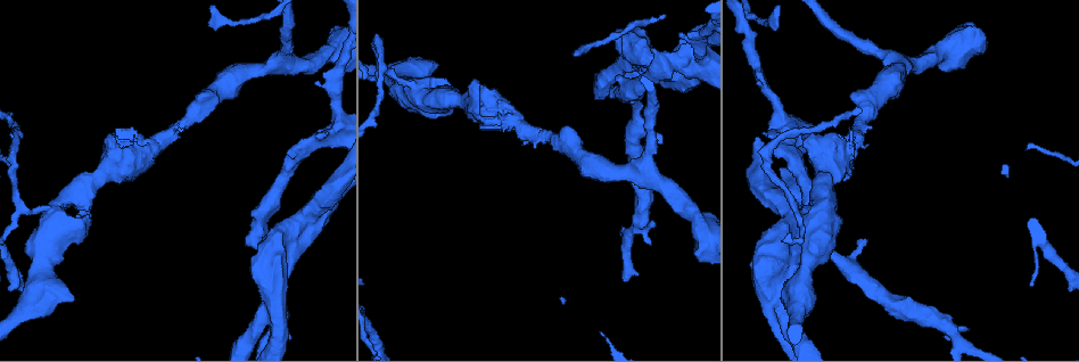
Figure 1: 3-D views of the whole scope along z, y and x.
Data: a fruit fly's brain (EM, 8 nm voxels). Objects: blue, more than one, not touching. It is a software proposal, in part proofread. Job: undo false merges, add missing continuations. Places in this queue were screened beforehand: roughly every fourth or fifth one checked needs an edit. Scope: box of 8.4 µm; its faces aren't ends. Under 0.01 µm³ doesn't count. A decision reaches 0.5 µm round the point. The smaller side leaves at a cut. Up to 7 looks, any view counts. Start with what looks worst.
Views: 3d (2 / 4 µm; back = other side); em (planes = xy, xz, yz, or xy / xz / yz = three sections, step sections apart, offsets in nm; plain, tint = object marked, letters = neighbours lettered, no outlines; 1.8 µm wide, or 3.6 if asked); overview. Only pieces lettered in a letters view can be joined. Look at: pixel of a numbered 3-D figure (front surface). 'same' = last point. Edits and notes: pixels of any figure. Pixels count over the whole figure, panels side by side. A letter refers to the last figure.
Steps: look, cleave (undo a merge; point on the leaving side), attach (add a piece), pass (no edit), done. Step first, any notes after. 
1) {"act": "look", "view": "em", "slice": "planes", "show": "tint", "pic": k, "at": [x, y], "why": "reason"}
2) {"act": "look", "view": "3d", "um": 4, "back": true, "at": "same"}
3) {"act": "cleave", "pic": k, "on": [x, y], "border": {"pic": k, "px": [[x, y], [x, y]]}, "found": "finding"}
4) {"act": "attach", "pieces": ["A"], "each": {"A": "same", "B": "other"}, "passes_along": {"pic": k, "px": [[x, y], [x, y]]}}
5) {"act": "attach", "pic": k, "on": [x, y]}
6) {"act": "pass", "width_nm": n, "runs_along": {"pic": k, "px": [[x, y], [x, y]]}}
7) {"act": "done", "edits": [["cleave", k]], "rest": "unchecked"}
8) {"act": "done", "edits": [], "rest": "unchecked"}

{"act": "look", "view": "em", "slice": "planes", "show": "letters", "pic": 1, "at": [662, 144], "why": "free end"}

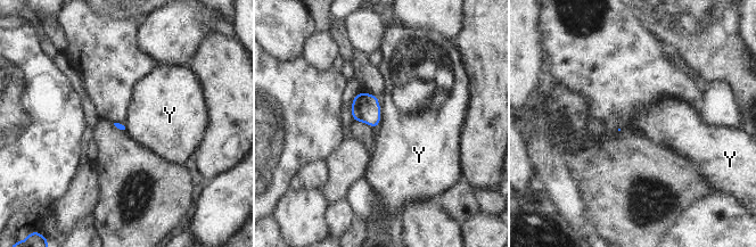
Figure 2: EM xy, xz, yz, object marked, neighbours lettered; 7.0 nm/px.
{"act": "pass", "each": {"Y": "other"}, "border": {"pic": 2, "px": [[381, 107], [378, 125]]}, "found": "none of them fits"}

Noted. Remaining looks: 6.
{"act": "look", "view": "3d", "um": 2, "back": true, "pic": 1, "at": [965, 329], "why": "stops while still wide"}

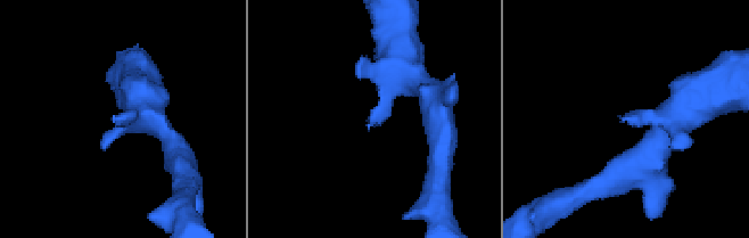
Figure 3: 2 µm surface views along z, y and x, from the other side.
{"act": "look", "view": "em", "slice": "planes", "show": "letters", "pic": 3, "at": [370, 124]}

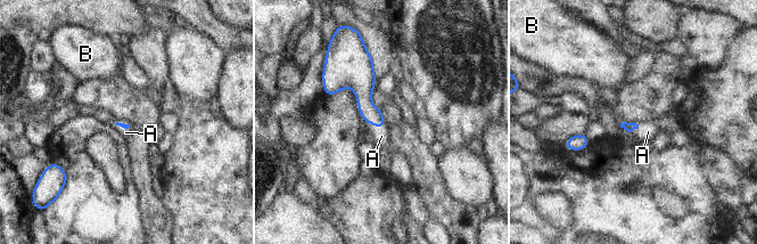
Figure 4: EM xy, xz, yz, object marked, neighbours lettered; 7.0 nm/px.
{"act": "attach", "pieces": ["A"], "longest_contact_nm": ["A", 170], "each": {"A": "same", "B": "other"}, "found": "the neuron continues"}

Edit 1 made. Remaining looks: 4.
{"act": "look", "view": "overview", "why": "see it whole again"}

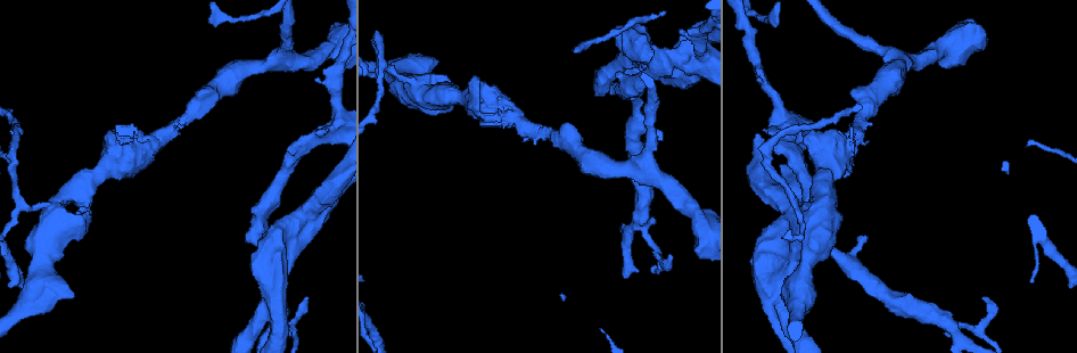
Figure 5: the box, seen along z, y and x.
{"act": "look", "view": "em", "um": 3.6, "slice": "xz", "step": 8, "show": "tint", "pic": 5, "at": [777, 298], "why": "three arms meet"}

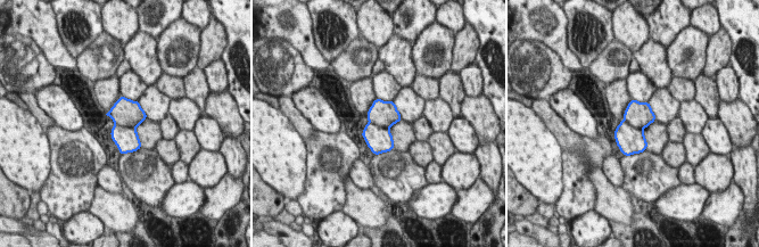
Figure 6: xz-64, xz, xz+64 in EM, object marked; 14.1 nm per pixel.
{"act": "look", "view": "em", "um": 3.6, "slice": "xz", "step": 8, "show": "letters", "at": "same", "why": "see the neighbours"}

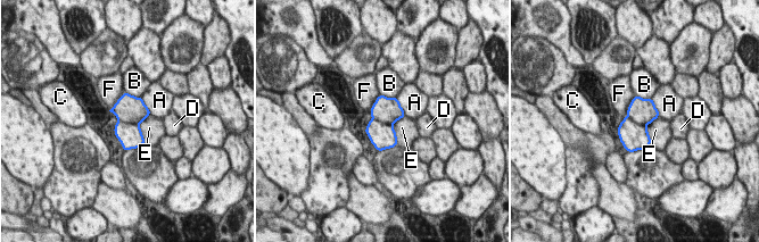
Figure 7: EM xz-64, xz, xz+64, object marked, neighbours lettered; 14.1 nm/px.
{"act": "cleave", "pic": 7, "on": [634, 136], "each": {"A": "other", "B": "other", "C": "other", "D": "other", "E": "other", "F": "other"}, "found": "a second neuron is stuck on"}

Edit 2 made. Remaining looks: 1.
{"act": "done", "edits": [["attach", 4], ["cleave", 7]], "rest": "unchecked"}

